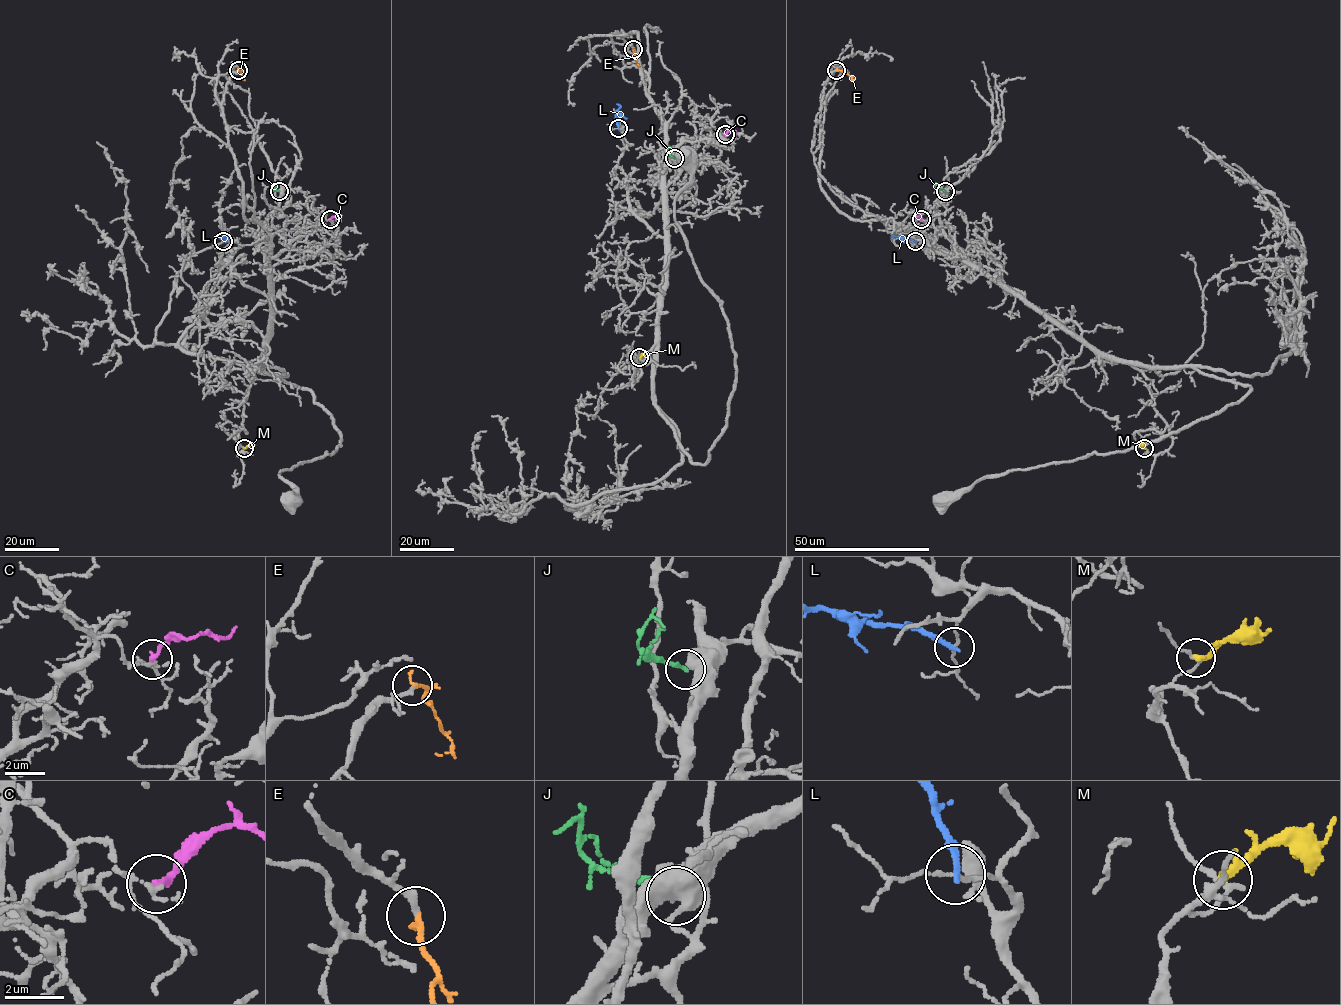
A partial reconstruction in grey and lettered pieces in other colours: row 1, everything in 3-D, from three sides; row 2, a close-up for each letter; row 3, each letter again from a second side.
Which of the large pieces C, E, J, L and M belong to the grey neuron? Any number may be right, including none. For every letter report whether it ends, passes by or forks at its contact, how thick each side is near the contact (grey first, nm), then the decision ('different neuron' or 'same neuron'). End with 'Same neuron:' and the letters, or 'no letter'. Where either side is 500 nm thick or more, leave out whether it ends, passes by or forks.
C: it ends; calibres 110 and 240 nm; different neuron
E: it ends; calibres 200 and 240 nm; same neuron
J: calibres 650 and 200 nm; different neuron
L: it ends; calibres 120 and 200 nm; different neuron
M: it ends; calibres 160 and 320 nm; different neuron
Same neuron: E

